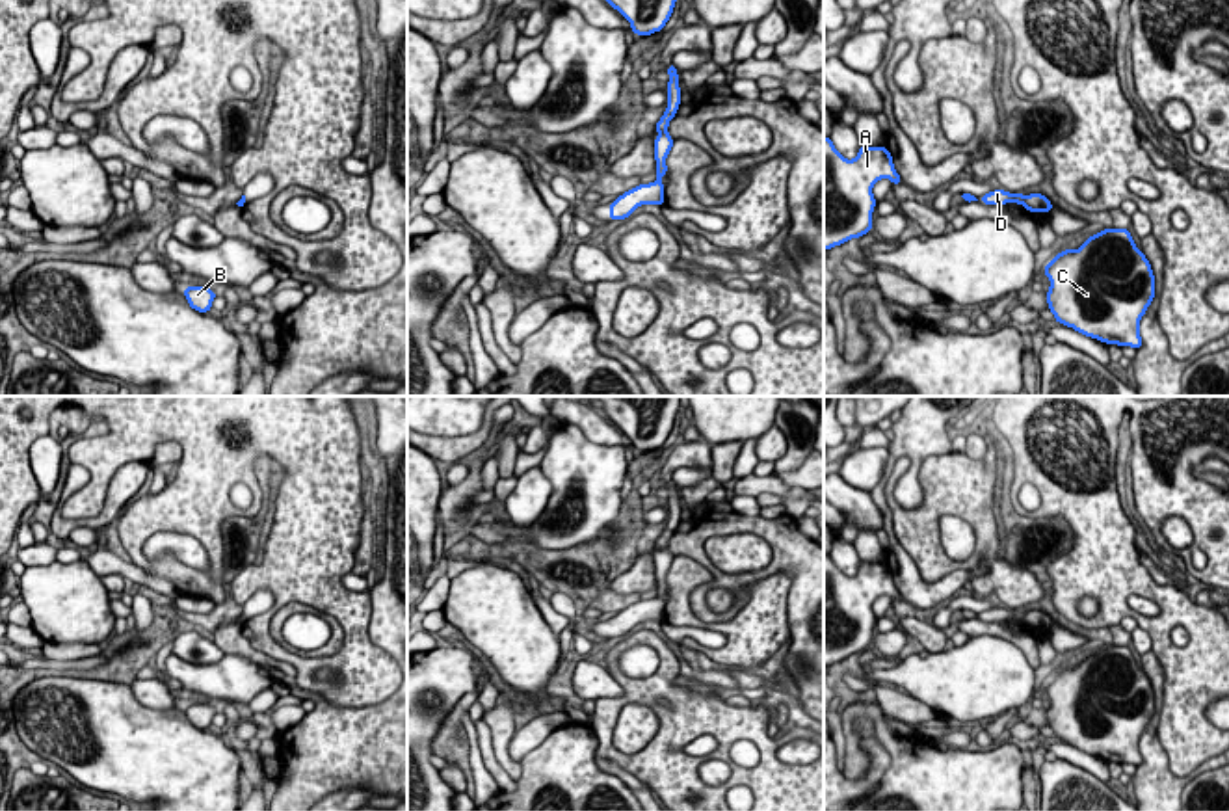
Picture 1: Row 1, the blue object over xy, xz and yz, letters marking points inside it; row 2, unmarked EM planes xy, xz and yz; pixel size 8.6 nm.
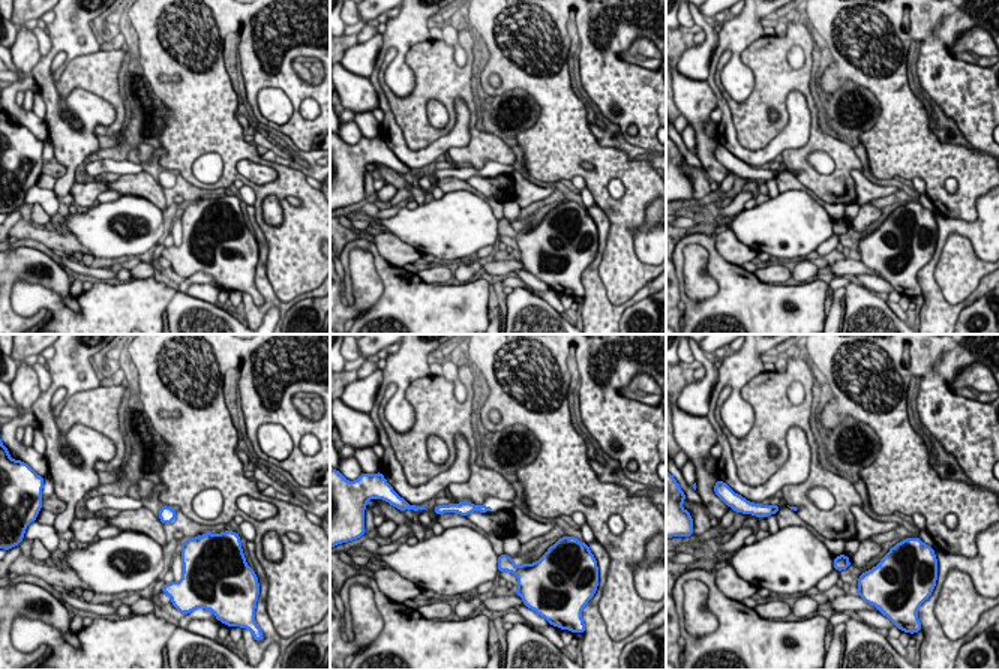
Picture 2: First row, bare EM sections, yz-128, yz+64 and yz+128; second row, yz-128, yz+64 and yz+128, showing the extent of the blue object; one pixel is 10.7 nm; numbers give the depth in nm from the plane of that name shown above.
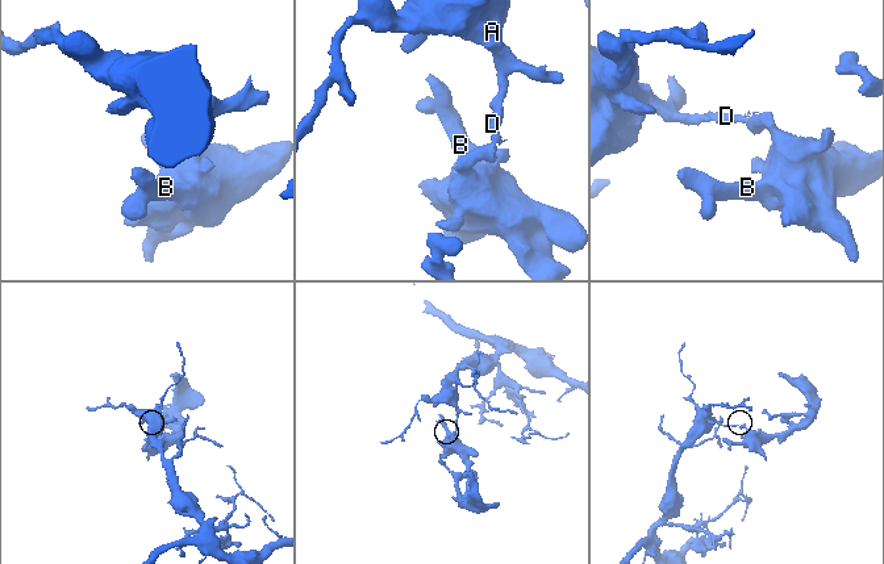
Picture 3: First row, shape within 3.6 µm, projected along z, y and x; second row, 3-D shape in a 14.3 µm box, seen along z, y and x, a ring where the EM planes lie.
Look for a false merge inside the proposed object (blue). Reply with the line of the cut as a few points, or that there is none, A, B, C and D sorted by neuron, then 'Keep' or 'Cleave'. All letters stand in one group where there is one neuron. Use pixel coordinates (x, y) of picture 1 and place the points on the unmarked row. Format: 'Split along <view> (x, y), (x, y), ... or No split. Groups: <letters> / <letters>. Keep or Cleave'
Split along yz (1027, 612), (1021, 620). Groups: A D / B C. Cleave

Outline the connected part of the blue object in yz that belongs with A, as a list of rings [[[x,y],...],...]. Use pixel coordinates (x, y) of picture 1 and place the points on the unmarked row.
[[[824,552],[824,666],[872,647],[872,629],[878,621],[872,605],[881,595],[902,601],[887,564],[861,562],[857,573],[848,577],[835,565],[831,554]]]

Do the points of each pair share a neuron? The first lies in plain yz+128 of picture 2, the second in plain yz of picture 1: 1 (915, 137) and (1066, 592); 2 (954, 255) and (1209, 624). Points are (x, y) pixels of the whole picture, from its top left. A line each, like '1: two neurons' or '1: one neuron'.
1: one neuron
2: one neuron

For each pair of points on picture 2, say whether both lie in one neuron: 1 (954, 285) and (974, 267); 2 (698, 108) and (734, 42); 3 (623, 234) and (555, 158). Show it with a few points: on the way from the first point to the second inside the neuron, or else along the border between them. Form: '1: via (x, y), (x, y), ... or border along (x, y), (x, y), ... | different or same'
1: via (959, 281), (969, 270) | same
2: border along (705, 81), (716, 98), (717, 107) | different
3: via (618, 212), (600, 194), (599, 188), (578, 170) | same

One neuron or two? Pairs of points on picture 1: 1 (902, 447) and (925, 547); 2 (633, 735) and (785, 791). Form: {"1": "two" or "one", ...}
{"1": "two", "2": "two"}

